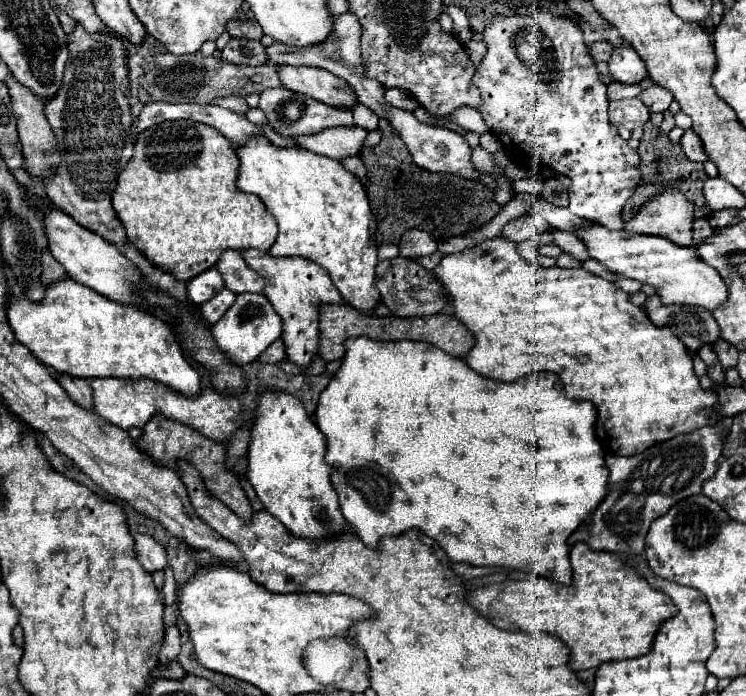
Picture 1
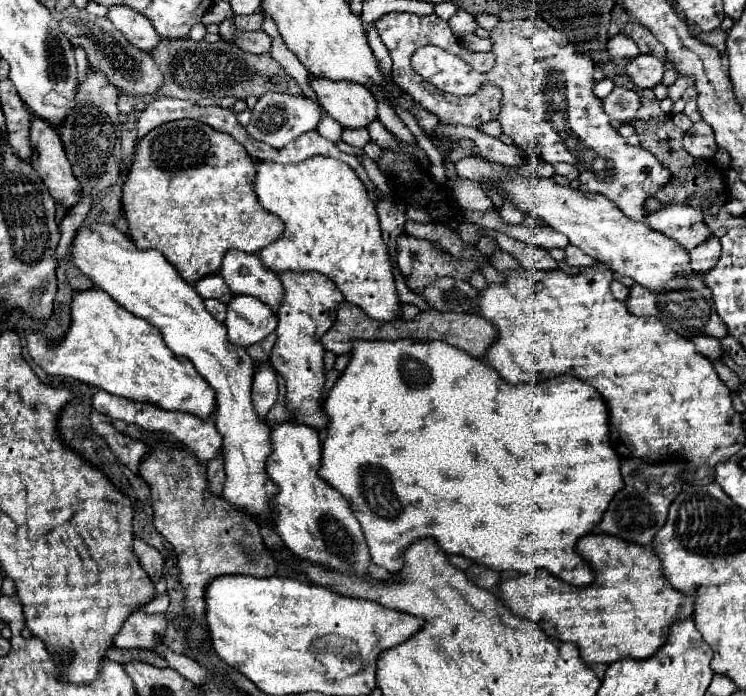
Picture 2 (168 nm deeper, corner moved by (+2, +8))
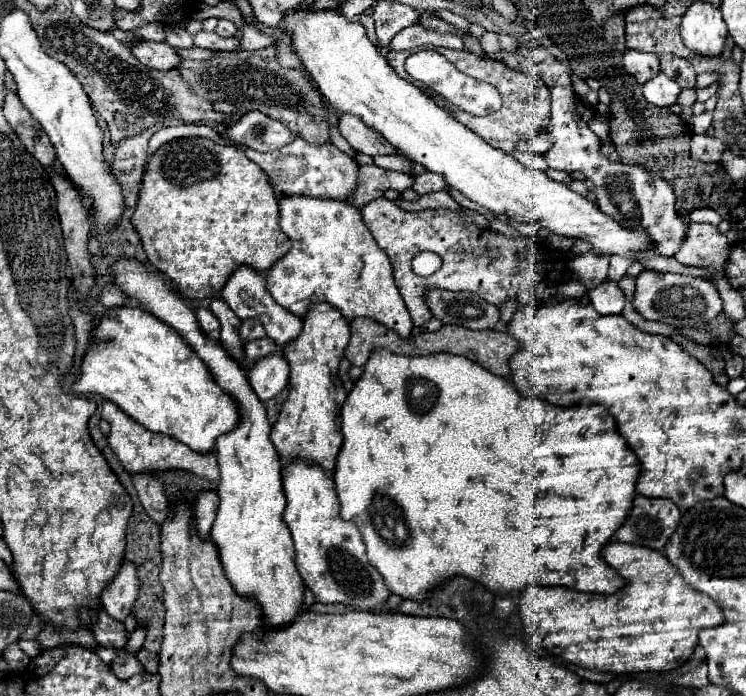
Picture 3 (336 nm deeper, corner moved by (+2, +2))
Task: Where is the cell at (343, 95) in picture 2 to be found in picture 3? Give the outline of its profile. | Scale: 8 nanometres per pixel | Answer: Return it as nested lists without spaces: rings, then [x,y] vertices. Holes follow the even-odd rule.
[[[342,114],[338,118],[338,130],[354,150],[364,152],[368,156],[394,154],[396,152],[396,148],[388,140],[384,140],[374,128],[364,126],[362,118],[358,118],[358,116]]]

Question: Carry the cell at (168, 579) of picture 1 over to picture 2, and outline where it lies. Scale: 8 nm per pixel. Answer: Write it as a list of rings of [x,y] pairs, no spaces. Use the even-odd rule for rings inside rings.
[[[166,594],[156,596],[152,602],[148,602],[148,604],[144,606],[144,610],[146,610],[148,614],[162,614],[162,612],[166,612],[166,608],[168,608],[168,596],[166,596]]]

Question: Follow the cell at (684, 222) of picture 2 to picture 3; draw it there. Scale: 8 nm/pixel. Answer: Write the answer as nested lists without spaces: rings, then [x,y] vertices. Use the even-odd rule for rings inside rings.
[[[688,222],[686,238],[676,252],[676,260],[688,266],[712,266],[722,268],[730,252],[730,242],[710,224]]]

